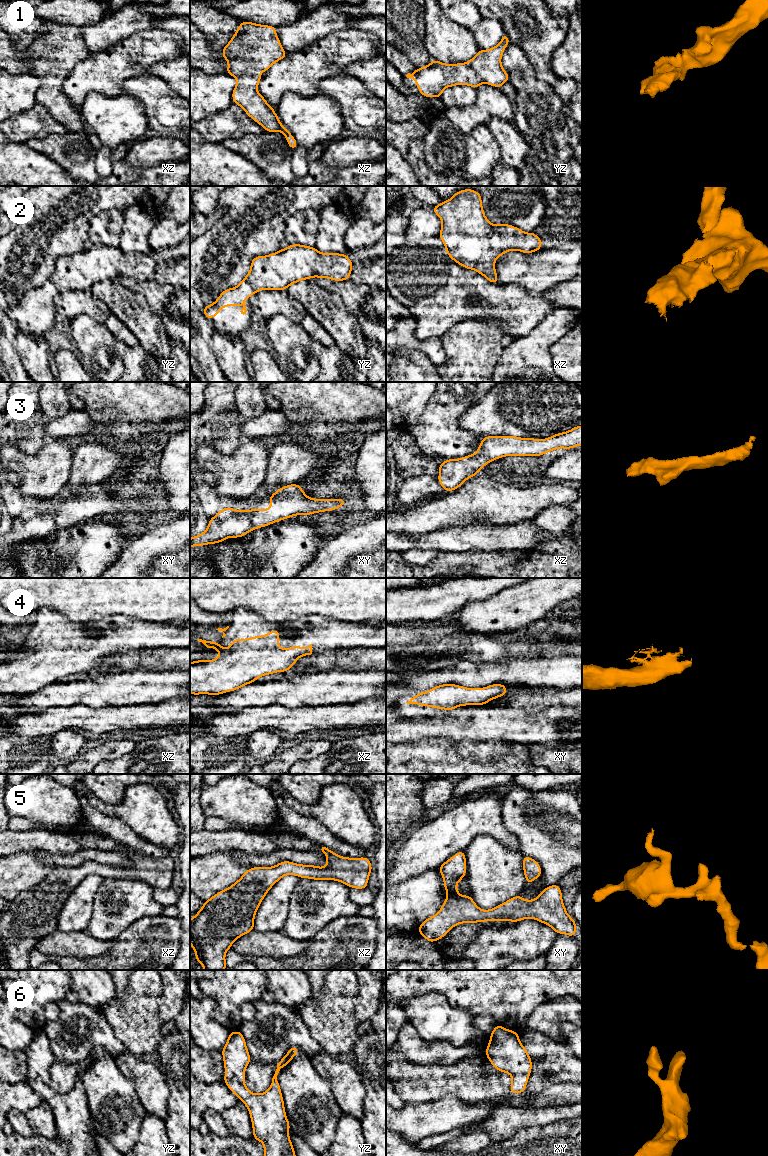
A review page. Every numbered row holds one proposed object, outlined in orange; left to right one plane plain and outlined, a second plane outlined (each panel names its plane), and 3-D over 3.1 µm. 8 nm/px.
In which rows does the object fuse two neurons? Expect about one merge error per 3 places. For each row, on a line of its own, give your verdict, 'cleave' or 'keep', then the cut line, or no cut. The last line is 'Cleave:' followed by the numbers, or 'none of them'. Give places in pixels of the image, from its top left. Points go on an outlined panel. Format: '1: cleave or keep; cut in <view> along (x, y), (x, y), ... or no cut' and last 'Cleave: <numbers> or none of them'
1: keep; no cut
2: keep; no cut
3: keep; no cut
4: keep; no cut
5: keep; no cut
6: keep; no cut
Cleave: none of them

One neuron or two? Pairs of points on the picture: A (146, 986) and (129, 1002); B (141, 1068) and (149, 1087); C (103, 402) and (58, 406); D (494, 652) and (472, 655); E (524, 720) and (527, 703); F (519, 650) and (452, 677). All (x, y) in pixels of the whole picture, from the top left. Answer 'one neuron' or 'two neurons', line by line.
A: two neurons
B: one neuron
C: two neurons
D: one neuron
E: two neurons
F: two neurons

